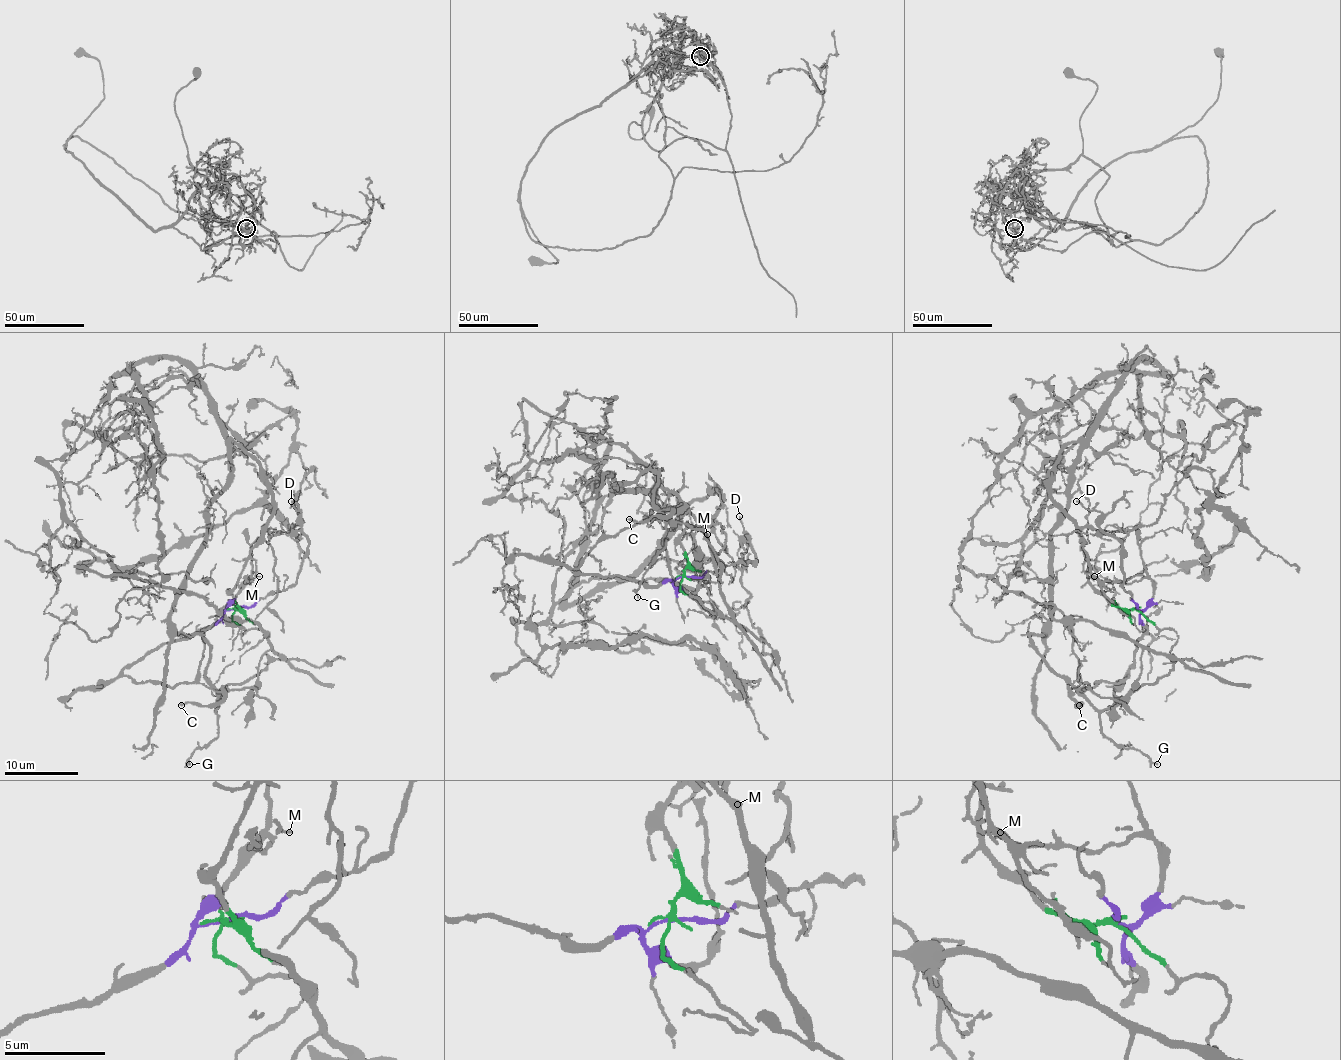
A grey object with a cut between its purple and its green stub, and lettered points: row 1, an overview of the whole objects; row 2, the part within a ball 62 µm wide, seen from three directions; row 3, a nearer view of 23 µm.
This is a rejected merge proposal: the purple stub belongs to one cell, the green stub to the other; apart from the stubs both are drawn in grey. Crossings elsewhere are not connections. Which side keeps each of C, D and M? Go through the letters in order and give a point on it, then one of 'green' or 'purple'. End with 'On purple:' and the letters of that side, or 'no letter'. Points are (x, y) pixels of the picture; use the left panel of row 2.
C: at (181, 705); purple
D: at (291, 501); purple
M: at (259, 576); green
On purple: C, D

